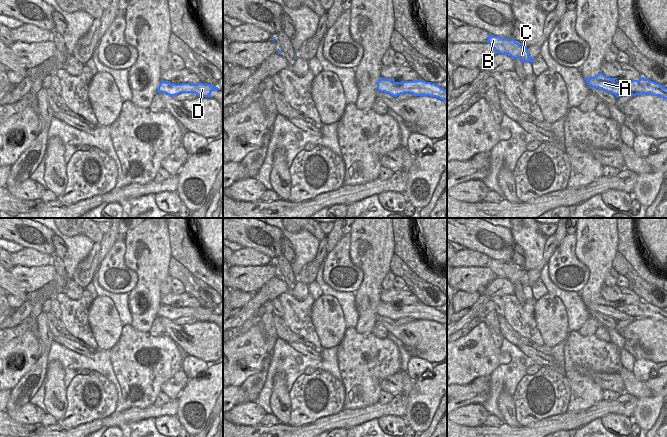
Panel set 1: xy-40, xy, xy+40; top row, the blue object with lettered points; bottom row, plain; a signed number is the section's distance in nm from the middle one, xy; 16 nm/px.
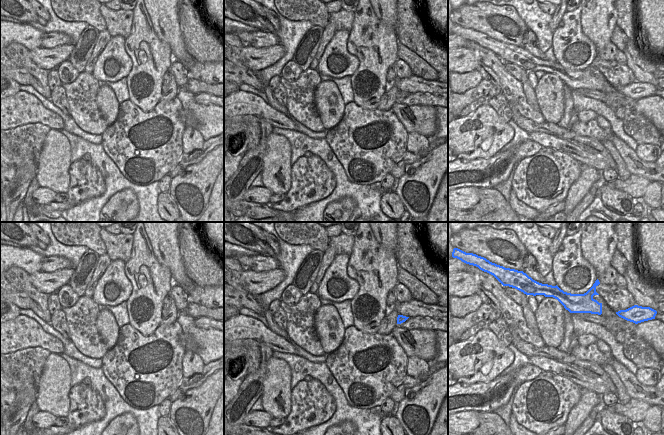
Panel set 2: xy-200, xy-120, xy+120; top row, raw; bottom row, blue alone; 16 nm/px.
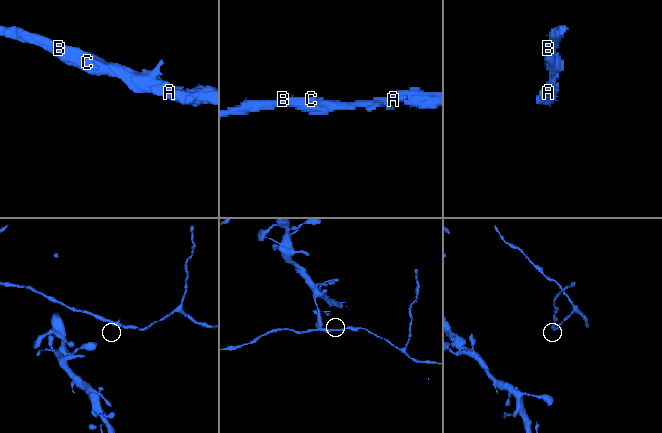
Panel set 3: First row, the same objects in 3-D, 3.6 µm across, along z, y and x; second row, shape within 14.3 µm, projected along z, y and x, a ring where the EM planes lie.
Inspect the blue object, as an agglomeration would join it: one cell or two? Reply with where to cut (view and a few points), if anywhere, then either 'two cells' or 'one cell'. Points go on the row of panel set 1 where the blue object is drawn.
cut none; one cell

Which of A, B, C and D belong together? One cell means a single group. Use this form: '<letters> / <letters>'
A B C D

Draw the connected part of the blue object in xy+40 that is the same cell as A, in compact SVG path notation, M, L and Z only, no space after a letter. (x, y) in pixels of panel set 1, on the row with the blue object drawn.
M599 73L594 77L584 78L589 87L602 89L614 94L616 97L650 94L667 99L667 88L647 78L642 77L639 80L632 81L621 80L615 84L616 79L618 78L610 78L603 73Z

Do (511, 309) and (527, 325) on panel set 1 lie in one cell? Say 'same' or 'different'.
same

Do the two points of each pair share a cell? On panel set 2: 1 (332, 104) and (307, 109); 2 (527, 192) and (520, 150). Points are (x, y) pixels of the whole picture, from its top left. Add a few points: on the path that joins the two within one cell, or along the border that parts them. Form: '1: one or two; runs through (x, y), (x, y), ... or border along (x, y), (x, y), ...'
1: two; border along (318, 84), (314, 92), (314, 103), (325, 129)
2: two; border along (542, 147), (534, 154), (524, 157), (517, 165)

